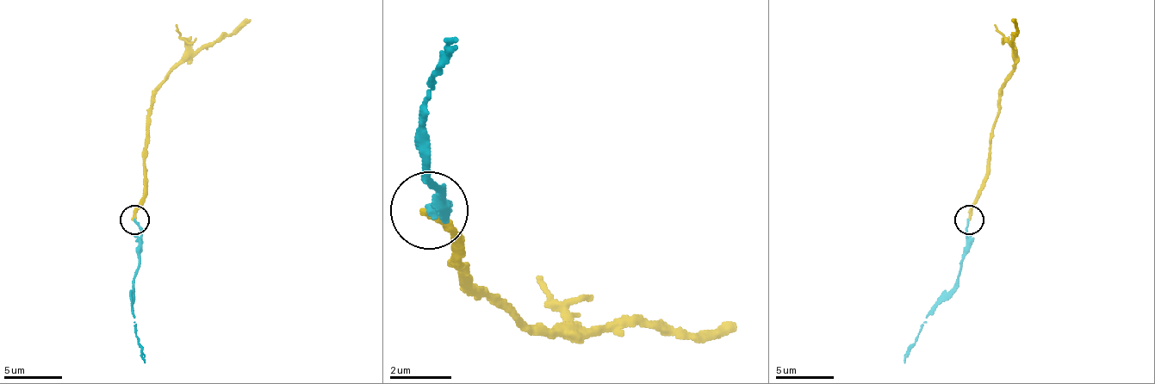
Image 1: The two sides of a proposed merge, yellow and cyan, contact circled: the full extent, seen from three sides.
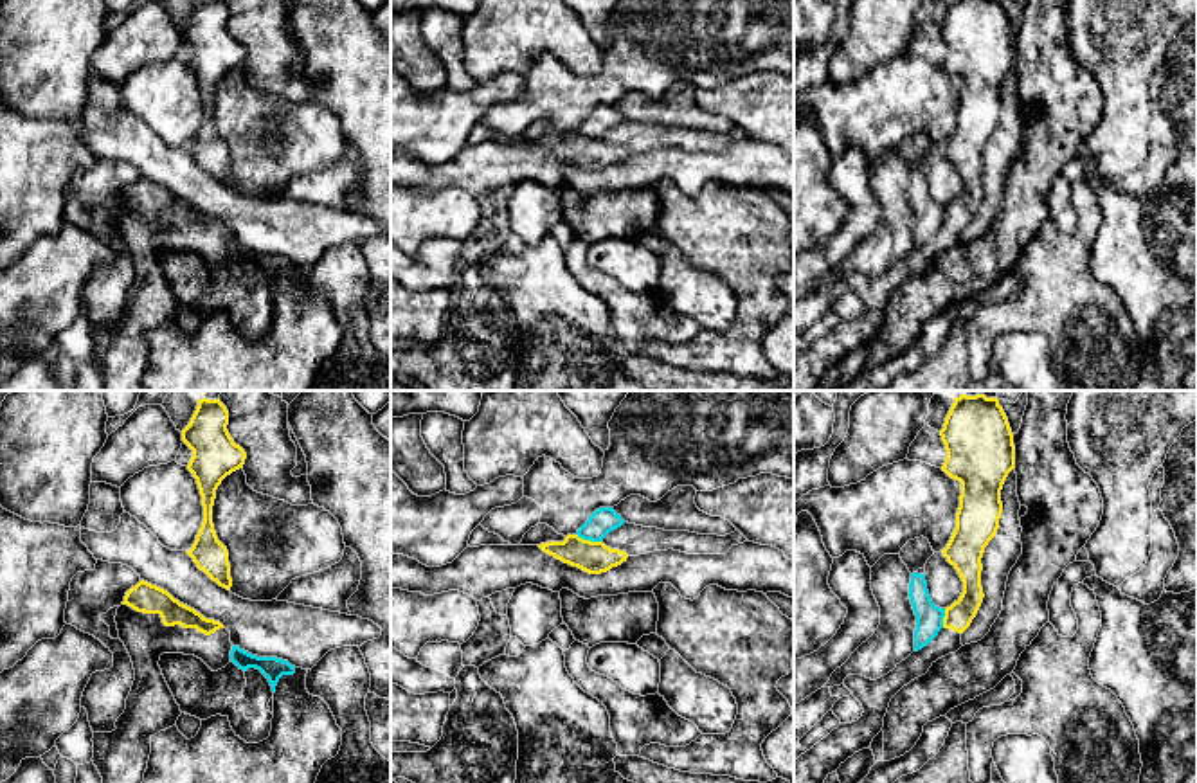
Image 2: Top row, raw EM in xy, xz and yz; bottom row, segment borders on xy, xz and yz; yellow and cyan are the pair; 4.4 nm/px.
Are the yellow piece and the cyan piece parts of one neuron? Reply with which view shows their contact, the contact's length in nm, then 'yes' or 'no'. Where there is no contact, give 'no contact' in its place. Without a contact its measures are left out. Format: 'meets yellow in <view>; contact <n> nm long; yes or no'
meets yellow in xz; contact 120 nm long; no

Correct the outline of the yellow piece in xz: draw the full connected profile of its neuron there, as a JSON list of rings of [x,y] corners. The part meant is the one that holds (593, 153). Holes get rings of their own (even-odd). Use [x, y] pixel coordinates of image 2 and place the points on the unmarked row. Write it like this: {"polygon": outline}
{"polygon": [[[547,121],[531,124],[520,142],[538,142],[544,149],[589,171],[601,171],[626,158],[628,151],[603,139],[583,137],[578,131],[558,131]]]}

